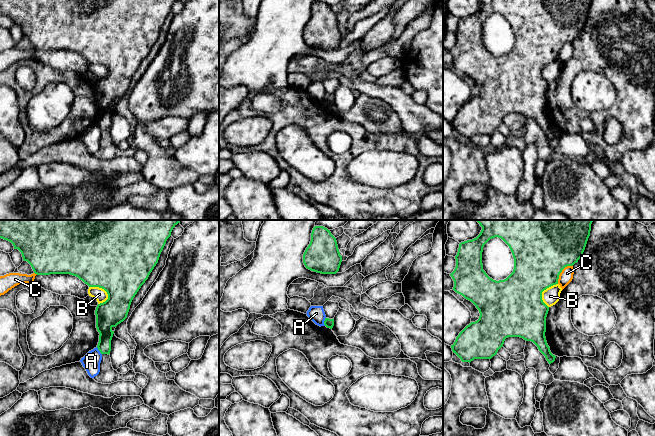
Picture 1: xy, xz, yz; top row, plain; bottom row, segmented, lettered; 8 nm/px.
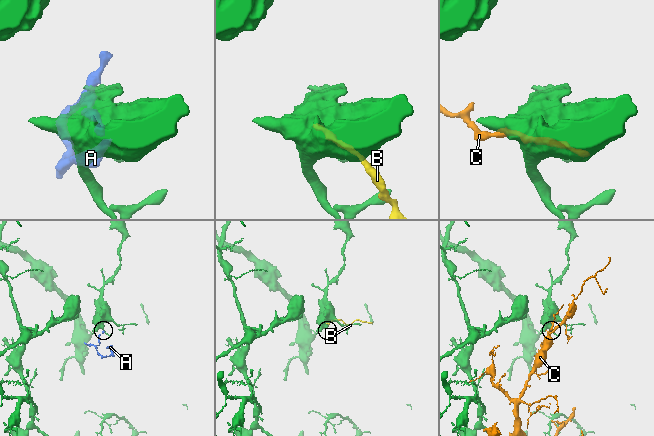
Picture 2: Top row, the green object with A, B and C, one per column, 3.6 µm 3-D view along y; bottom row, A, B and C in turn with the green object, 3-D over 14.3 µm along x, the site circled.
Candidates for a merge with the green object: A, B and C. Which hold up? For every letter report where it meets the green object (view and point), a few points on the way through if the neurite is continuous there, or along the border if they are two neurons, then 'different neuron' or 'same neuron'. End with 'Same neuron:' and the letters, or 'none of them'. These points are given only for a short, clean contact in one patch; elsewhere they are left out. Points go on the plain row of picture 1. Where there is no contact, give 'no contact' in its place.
A: contact xz (324, 97); border xz (325, 93), (324, 101); different neuron
B: contact xy (101, 63); different neuron
C: contact yz (561, 47); different neuron
Same neuron: none of them

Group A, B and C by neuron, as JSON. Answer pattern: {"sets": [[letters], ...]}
{"sets": [["A"], ["B"], ["C"]]}

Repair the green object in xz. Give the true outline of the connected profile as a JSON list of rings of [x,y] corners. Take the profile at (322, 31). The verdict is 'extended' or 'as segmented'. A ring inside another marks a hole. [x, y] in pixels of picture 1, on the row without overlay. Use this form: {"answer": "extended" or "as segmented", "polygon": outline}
{"answer": "as segmented", "polygon": [[[315,2],[311,17],[303,30],[303,39],[311,47],[336,50],[342,38],[336,14],[323,2]]]}

